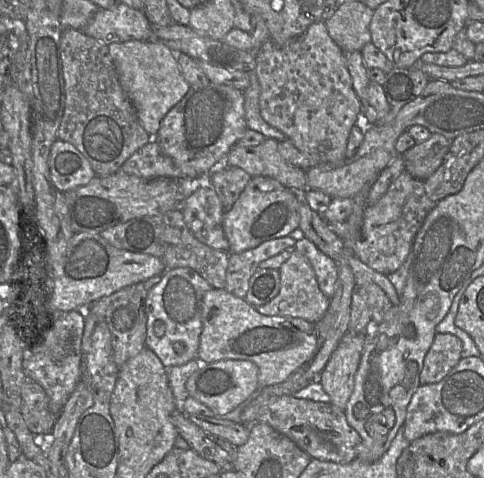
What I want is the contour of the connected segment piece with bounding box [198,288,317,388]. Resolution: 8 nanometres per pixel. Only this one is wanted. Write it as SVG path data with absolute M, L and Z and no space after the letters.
M225 289L207 291L203 298L203 328L198 359L212 363L225 359L247 360L258 367L260 388L285 381L312 356L317 345L316 325L291 316L267 316Z

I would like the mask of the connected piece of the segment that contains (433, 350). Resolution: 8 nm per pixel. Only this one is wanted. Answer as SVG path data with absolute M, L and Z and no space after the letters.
M436 333L428 350L422 371L420 384L440 382L461 360L462 342L455 335Z

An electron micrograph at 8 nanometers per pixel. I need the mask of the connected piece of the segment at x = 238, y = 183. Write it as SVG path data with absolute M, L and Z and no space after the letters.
M221 164L209 175L209 184L217 193L226 212L233 207L251 179L251 175L243 169Z

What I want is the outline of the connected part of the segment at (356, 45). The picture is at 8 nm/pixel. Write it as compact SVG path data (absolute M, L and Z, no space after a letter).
M360 1L345 2L325 20L330 37L344 51L361 52L371 42L369 24L374 10Z

